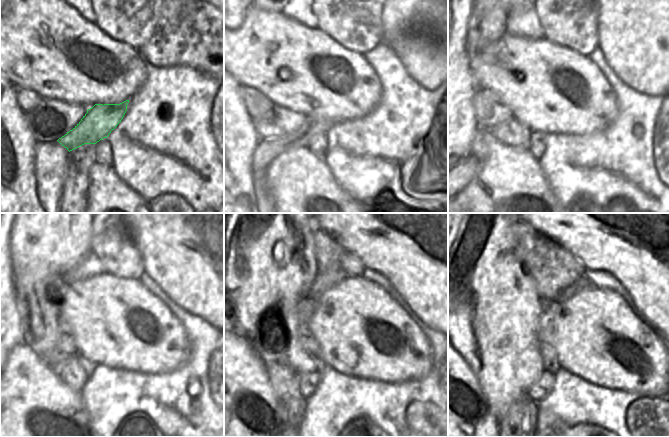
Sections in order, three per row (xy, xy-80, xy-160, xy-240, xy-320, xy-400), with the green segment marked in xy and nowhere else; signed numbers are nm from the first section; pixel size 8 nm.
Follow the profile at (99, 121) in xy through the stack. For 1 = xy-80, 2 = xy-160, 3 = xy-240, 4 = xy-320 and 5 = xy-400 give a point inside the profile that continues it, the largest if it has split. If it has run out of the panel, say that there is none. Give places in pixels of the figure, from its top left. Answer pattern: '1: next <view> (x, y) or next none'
1: next xy-80 (268, 149)
2: next xy-160 (469, 167)
3: next none
4: next none
5: next none

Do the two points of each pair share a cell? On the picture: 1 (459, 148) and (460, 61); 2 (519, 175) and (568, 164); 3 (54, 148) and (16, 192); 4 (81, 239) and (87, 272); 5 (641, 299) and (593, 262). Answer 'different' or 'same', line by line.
1: same
2: different
3: different
4: different
5: same

